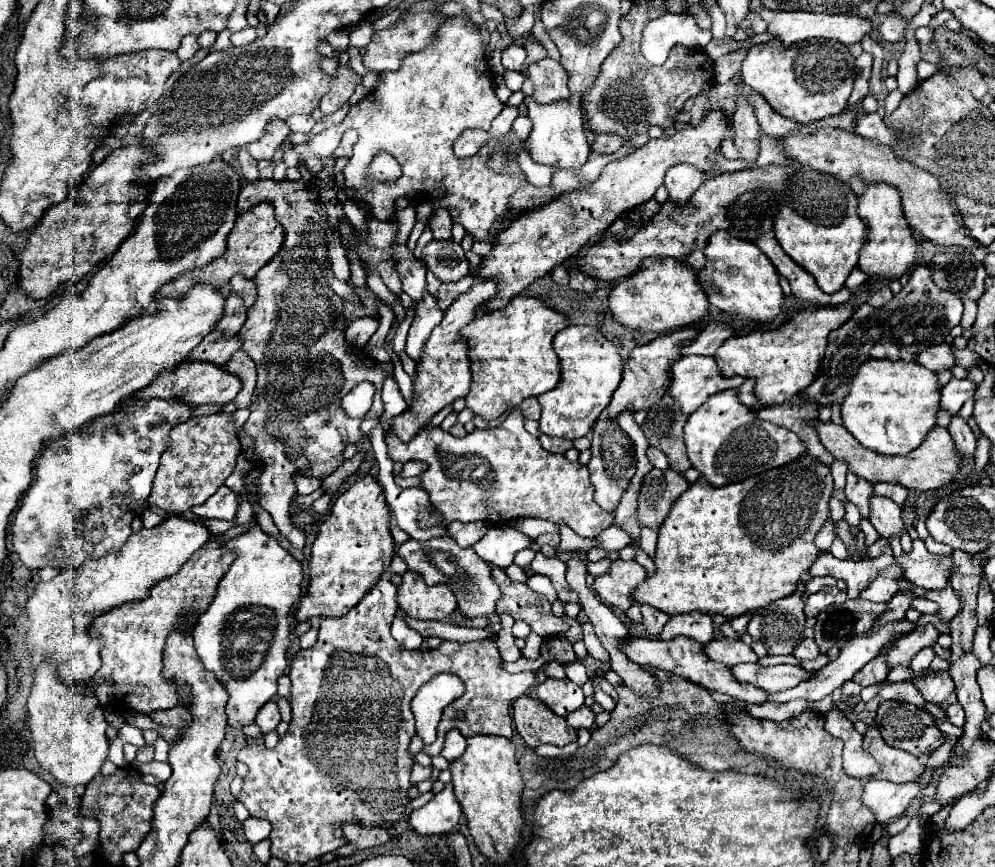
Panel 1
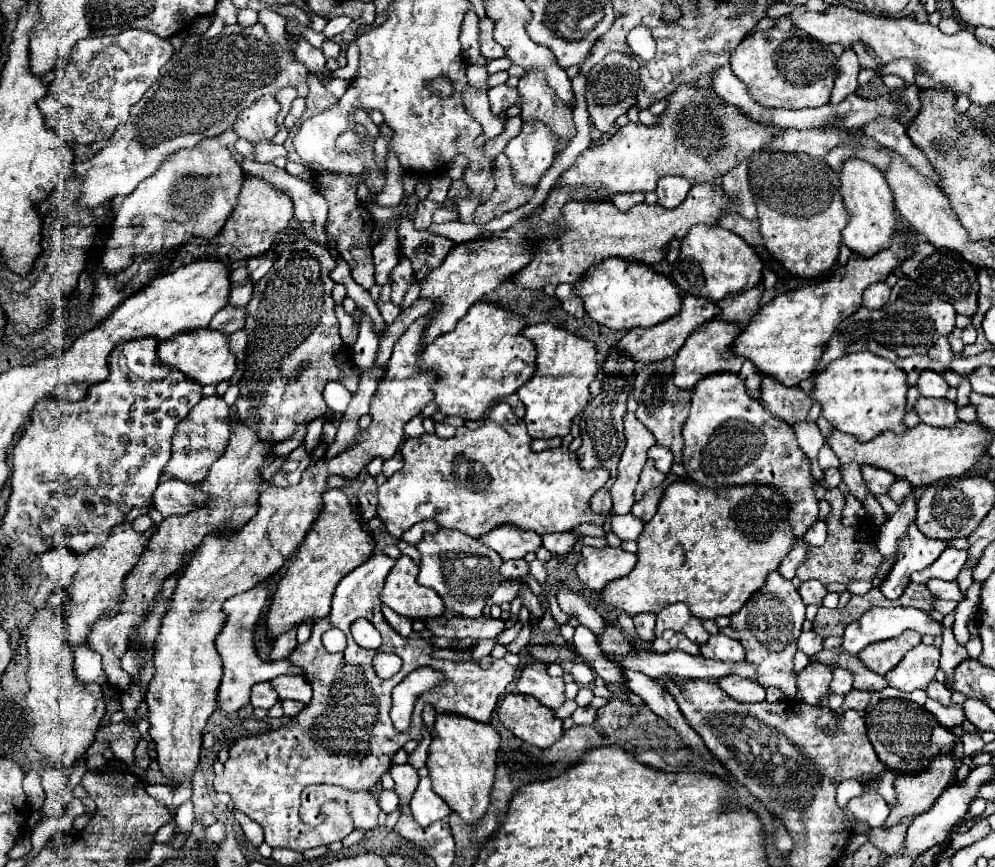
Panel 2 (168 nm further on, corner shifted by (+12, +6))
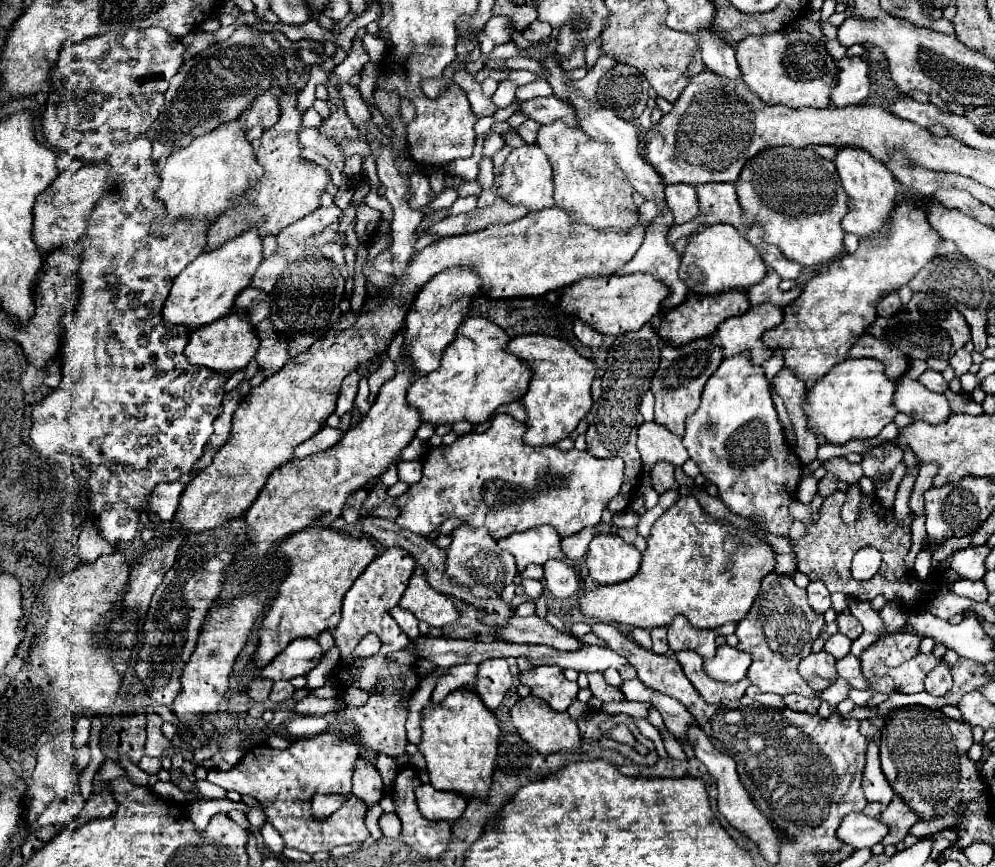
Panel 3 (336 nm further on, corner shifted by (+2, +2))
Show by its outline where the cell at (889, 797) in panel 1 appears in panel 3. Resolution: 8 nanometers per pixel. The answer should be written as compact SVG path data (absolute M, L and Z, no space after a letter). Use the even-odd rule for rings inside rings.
M853 811L843 819L837 831L837 837L855 849L861 849L861 847L873 847L875 843L879 843L887 835L887 831L889 829L879 819L879 815L869 817L863 811Z

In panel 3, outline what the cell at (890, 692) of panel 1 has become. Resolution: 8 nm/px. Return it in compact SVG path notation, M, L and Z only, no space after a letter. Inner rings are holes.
M845 655L843 659L837 661L837 673L849 681L851 687L855 689L869 689L869 681L863 677L861 671L861 661L855 655Z

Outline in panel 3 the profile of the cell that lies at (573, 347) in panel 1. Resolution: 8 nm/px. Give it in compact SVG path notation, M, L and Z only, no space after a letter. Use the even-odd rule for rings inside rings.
M521 335L513 337L507 351L519 355L535 369L529 391L523 395L523 405L527 409L527 445L555 445L557 441L569 437L579 421L589 413L591 383L597 373L597 365L591 359L581 357L567 341L549 335Z

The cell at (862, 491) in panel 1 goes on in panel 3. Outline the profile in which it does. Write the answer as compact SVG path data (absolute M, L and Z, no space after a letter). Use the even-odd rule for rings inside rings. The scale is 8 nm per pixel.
M827 473L821 481L819 481L819 493L823 495L823 497L827 497L827 495L831 495L831 493L835 493L837 491L837 477L833 475L833 473Z

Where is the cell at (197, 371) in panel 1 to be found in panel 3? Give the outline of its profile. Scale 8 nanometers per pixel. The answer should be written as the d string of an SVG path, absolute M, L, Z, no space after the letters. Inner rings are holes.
M233 313L227 319L219 319L219 323L211 323L211 327L191 331L183 353L191 365L203 365L219 375L233 375L249 365L257 353L257 347L259 339L255 337L253 327L247 323L247 319L239 319L239 315Z

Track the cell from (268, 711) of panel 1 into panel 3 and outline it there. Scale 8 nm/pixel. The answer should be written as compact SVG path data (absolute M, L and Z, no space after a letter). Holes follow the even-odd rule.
M275 681L271 695L269 695L269 703L279 703L279 701L287 701L291 699L295 687L289 681Z

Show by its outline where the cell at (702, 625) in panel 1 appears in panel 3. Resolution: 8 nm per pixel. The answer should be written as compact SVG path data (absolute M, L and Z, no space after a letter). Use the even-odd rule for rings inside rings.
M677 615L671 625L667 627L667 637L669 637L669 649L671 651L681 651L681 649L693 649L703 659L711 659L715 655L717 645L715 645L715 631L711 629L695 629L685 615Z

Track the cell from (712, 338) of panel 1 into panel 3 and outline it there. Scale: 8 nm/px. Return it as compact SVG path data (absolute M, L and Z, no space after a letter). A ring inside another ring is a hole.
M769 269L767 275L765 275L765 279L763 279L763 283L759 283L759 285L755 285L755 287L751 287L747 291L751 307L761 305L761 303L771 303L775 307L785 307L787 303L793 303L793 299L799 297L801 289L781 291L779 289L779 281L781 281L779 275L775 275L775 271Z

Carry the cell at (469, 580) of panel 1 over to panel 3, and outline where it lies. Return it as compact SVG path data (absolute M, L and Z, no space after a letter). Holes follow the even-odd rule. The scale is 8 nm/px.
M465 525L457 527L455 531L451 531L451 545L447 549L447 561L445 561L445 575L457 583L459 587L467 587L473 597L477 599L493 599L499 597L501 591L513 583L515 575L517 575L517 567L515 567L515 559L511 559L511 553L503 551L495 539L491 539L491 535L487 535L487 531L483 529L469 529Z

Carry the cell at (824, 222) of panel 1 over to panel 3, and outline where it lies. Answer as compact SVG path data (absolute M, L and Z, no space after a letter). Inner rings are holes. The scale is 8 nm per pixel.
M791 145L765 149L751 161L745 163L735 183L743 219L749 213L753 221L763 225L767 243L779 247L787 259L803 267L829 265L843 251L841 219L849 213L835 163L819 157L809 147L797 149Z

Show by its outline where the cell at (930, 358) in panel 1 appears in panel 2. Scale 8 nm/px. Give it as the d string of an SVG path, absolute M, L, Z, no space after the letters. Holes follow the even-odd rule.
M941 337L941 339L937 341L937 345L931 347L929 357L935 359L935 361L939 361L939 363L943 363L945 367L949 367L949 363L955 359L955 355L953 355L953 351L951 351L951 345L949 345L947 337Z

